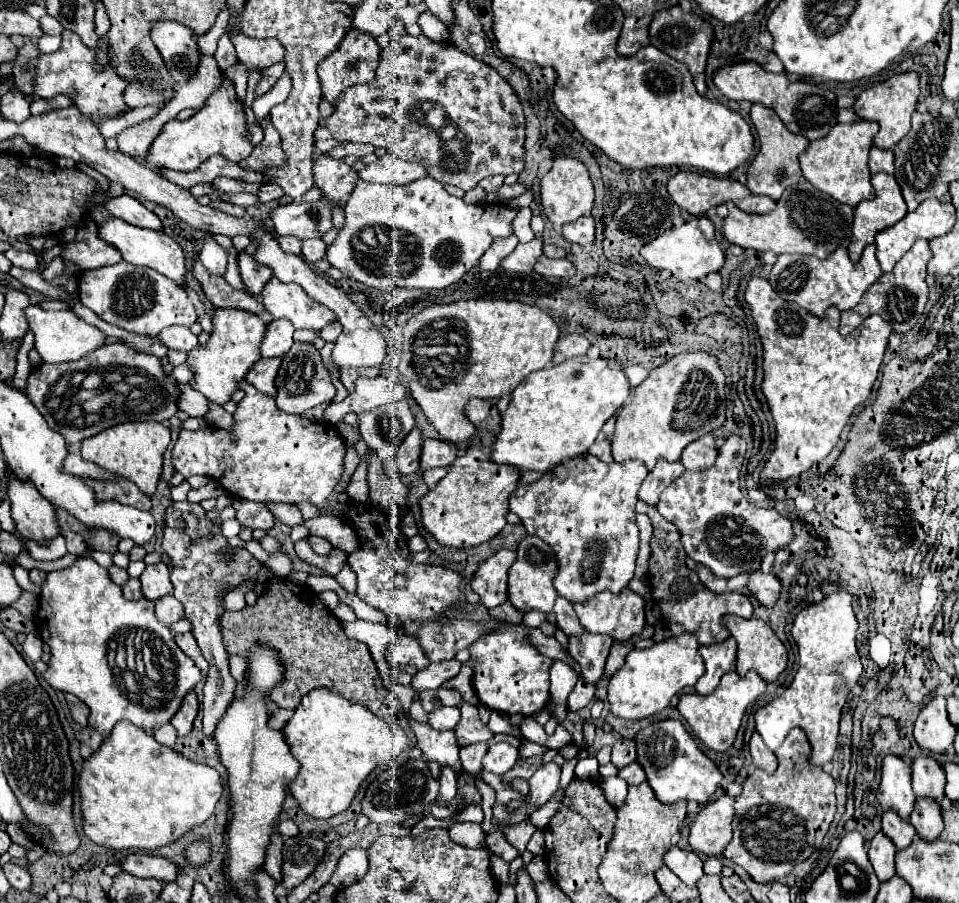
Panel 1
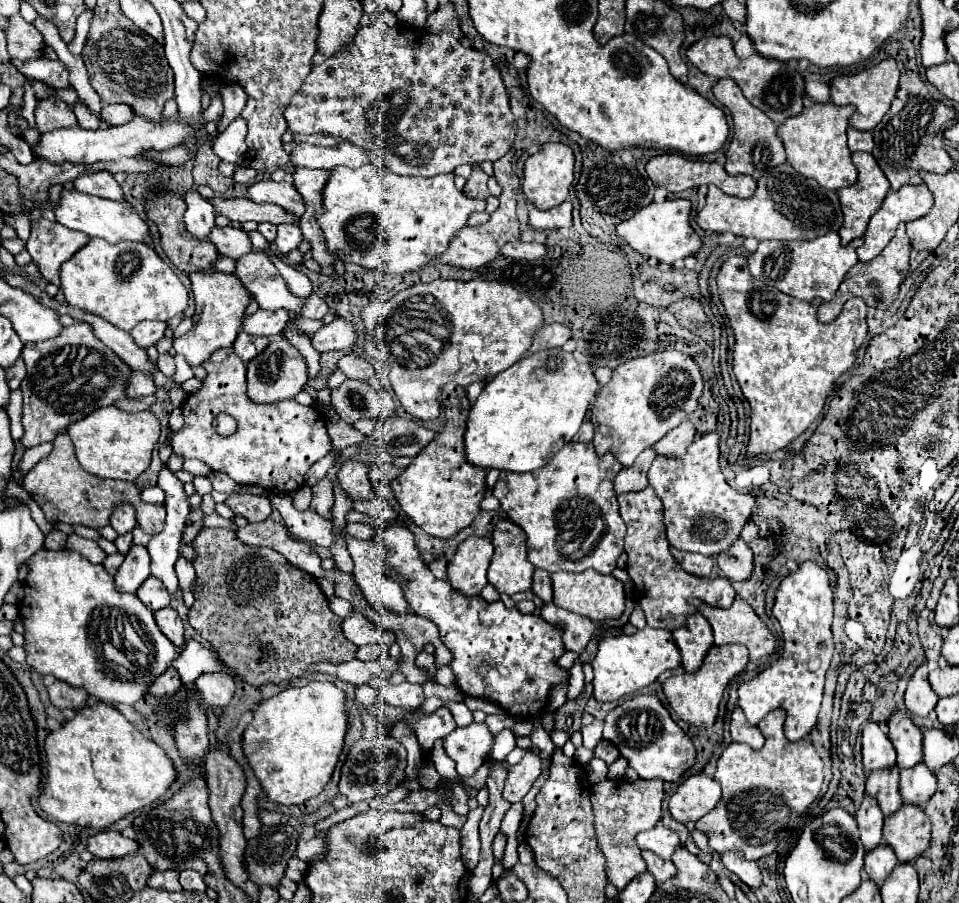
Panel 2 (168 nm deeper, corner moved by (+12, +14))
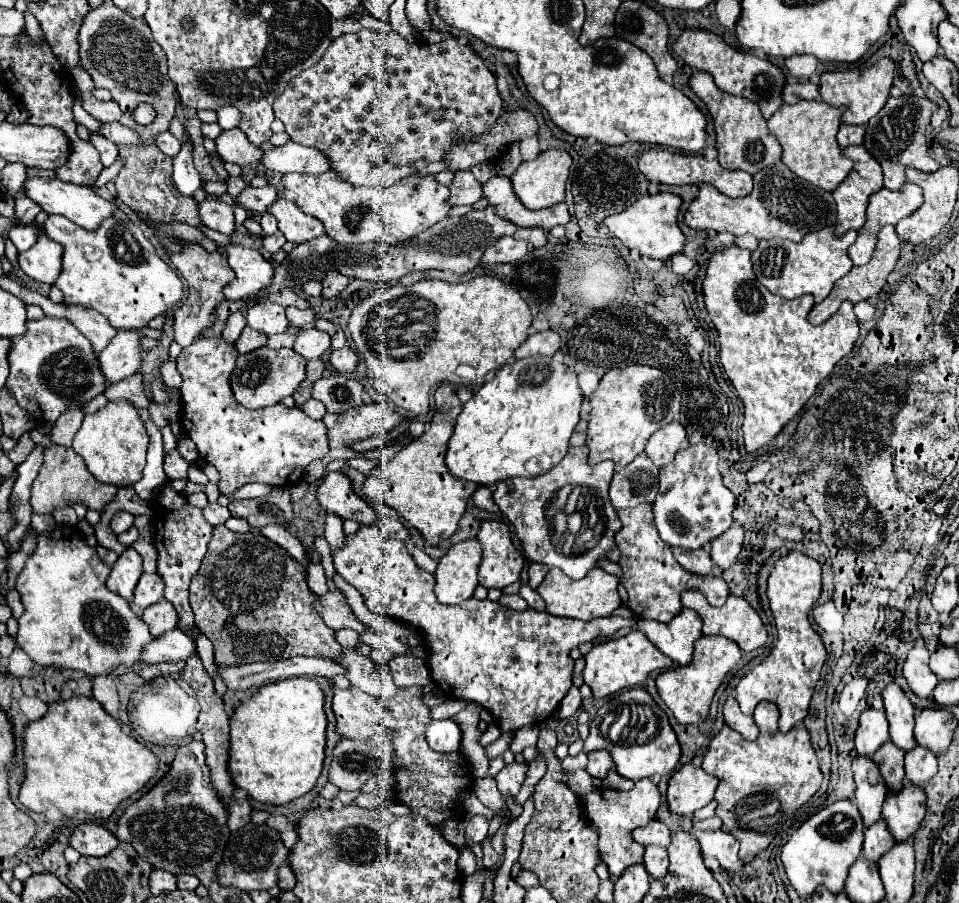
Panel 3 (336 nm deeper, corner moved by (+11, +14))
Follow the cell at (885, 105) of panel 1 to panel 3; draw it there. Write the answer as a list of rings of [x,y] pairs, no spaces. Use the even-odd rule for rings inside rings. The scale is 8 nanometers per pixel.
[[[881,58],[877,64],[865,70],[845,70],[845,72],[823,72],[819,80],[819,92],[823,102],[829,106],[845,106],[847,110],[841,114],[841,122],[845,124],[865,124],[873,118],[889,98],[889,90],[893,86],[895,64],[889,58]]]

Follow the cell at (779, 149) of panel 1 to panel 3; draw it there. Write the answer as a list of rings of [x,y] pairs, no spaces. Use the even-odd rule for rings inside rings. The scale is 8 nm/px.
[[[695,72],[689,78],[689,86],[705,102],[705,106],[713,118],[715,136],[717,136],[715,142],[717,142],[717,154],[719,154],[717,158],[723,168],[745,170],[749,174],[755,174],[781,160],[781,146],[779,146],[777,138],[769,132],[767,122],[755,102],[721,92],[707,72]]]

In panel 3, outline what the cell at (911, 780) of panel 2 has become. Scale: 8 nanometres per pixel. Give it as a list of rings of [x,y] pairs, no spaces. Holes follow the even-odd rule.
[[[917,744],[913,752],[905,754],[905,778],[909,782],[923,786],[933,774],[937,774],[937,756],[929,748]]]

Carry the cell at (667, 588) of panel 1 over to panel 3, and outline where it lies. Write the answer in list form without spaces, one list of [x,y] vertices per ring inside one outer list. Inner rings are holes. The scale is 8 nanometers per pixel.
[[[641,504],[637,508],[625,508],[617,512],[621,518],[623,528],[615,536],[615,544],[621,552],[619,566],[623,570],[621,584],[627,590],[627,606],[633,610],[639,618],[653,618],[659,622],[669,622],[677,612],[681,612],[681,592],[695,588],[705,594],[709,604],[721,606],[725,604],[729,596],[729,588],[721,578],[715,576],[697,576],[691,572],[685,572],[677,560],[673,560],[671,548],[657,536],[657,528],[653,522],[653,512],[649,504]]]

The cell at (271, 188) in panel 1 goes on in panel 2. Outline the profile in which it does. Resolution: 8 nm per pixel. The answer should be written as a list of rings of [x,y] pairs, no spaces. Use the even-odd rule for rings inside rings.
[[[248,166],[238,168],[238,170],[234,172],[234,180],[236,180],[236,182],[242,182],[242,184],[252,184],[252,182],[256,180],[256,170],[254,170],[254,168],[248,168]]]

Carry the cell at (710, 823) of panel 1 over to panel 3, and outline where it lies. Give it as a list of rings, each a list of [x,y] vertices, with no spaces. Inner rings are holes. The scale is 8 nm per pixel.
[[[693,762],[677,768],[667,782],[667,804],[675,814],[691,816],[695,810],[707,806],[717,788],[717,778],[707,774]]]

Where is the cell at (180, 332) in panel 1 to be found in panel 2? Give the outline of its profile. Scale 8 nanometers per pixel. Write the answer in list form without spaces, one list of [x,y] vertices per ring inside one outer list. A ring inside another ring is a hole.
[[[144,320],[130,334],[134,336],[136,344],[140,344],[142,348],[148,348],[148,346],[156,344],[164,336],[166,330],[168,330],[168,324],[166,322],[160,322],[160,320]]]

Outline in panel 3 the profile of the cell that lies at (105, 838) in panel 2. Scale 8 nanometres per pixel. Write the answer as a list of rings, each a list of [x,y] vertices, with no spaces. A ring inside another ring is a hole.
[[[73,696],[69,700],[53,702],[49,704],[49,710],[43,718],[29,722],[23,732],[23,756],[25,776],[19,790],[19,802],[31,812],[45,812],[53,806],[69,818],[87,822],[79,824],[69,836],[69,846],[83,856],[105,856],[119,844],[119,840],[109,830],[91,822],[107,820],[121,800],[141,790],[147,780],[157,772],[157,758],[151,754],[151,750],[139,744],[133,736],[123,734],[119,722],[111,718],[95,698],[85,696]]]

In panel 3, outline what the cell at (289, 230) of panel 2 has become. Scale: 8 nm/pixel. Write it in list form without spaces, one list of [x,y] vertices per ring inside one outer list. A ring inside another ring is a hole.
[[[277,230],[275,234],[269,234],[269,236],[263,236],[263,248],[267,250],[267,252],[271,252],[271,254],[275,254],[277,250],[281,250],[281,246],[285,244],[287,240],[285,240],[285,236]]]

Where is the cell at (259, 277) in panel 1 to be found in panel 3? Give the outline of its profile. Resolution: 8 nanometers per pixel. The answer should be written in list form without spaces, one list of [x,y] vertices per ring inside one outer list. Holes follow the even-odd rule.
[[[205,198],[199,202],[199,218],[205,226],[231,236],[235,232],[235,218],[231,206],[221,198]]]

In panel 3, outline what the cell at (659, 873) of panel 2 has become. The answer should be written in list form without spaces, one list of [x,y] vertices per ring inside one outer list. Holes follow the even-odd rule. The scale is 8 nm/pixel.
[[[647,846],[645,848],[645,856],[643,856],[643,866],[649,872],[651,878],[661,878],[667,872],[669,866],[669,858],[667,858],[667,850],[661,846]]]

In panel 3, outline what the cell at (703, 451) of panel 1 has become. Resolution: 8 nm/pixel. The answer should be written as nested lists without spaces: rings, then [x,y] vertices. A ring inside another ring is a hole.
[[[671,422],[649,438],[645,452],[655,462],[655,466],[665,466],[675,458],[677,450],[683,448],[685,440],[687,440],[685,428],[679,422]]]

